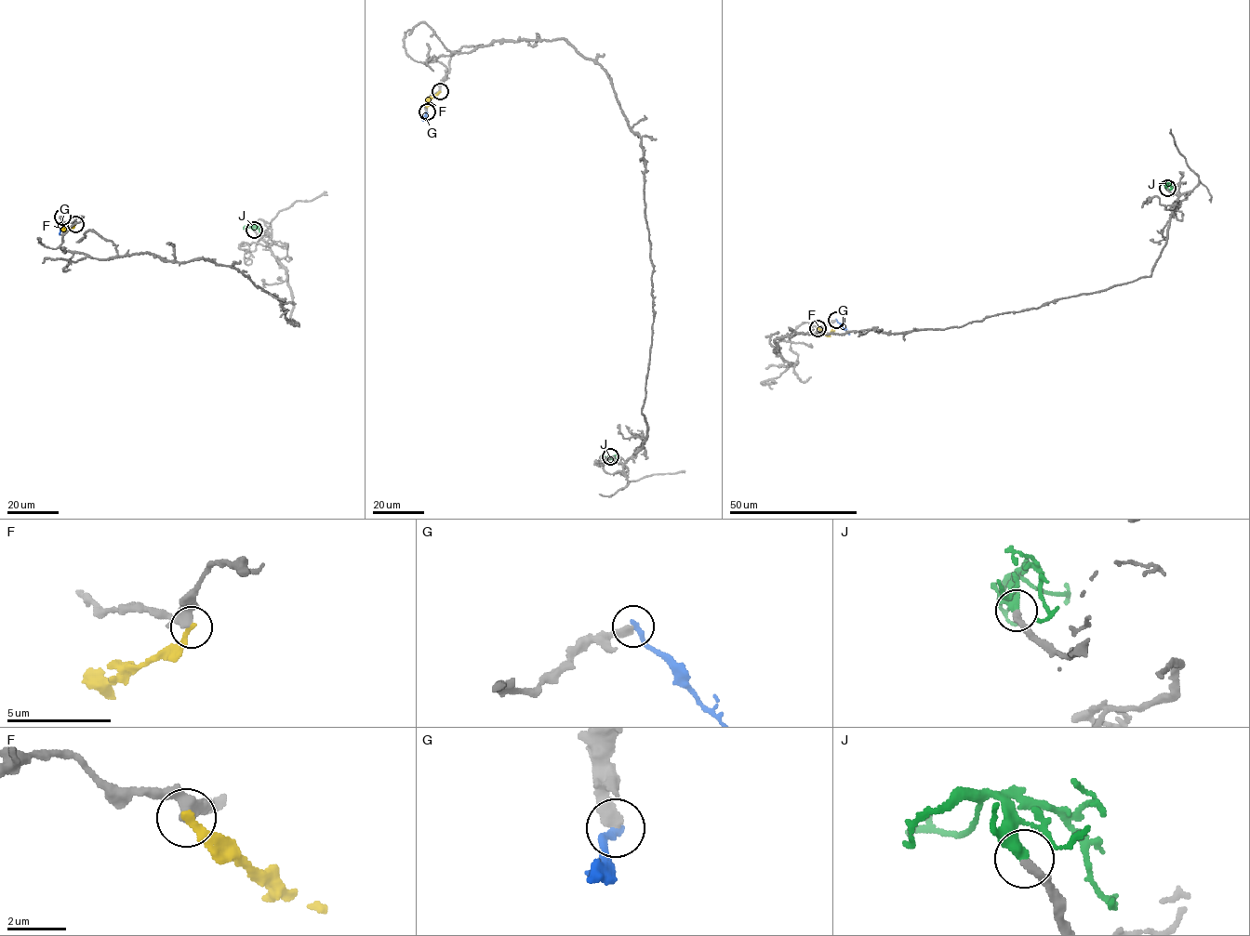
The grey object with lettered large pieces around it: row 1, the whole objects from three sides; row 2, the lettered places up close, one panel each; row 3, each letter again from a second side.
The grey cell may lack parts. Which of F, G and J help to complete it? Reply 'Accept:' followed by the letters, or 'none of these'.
Accept: J

